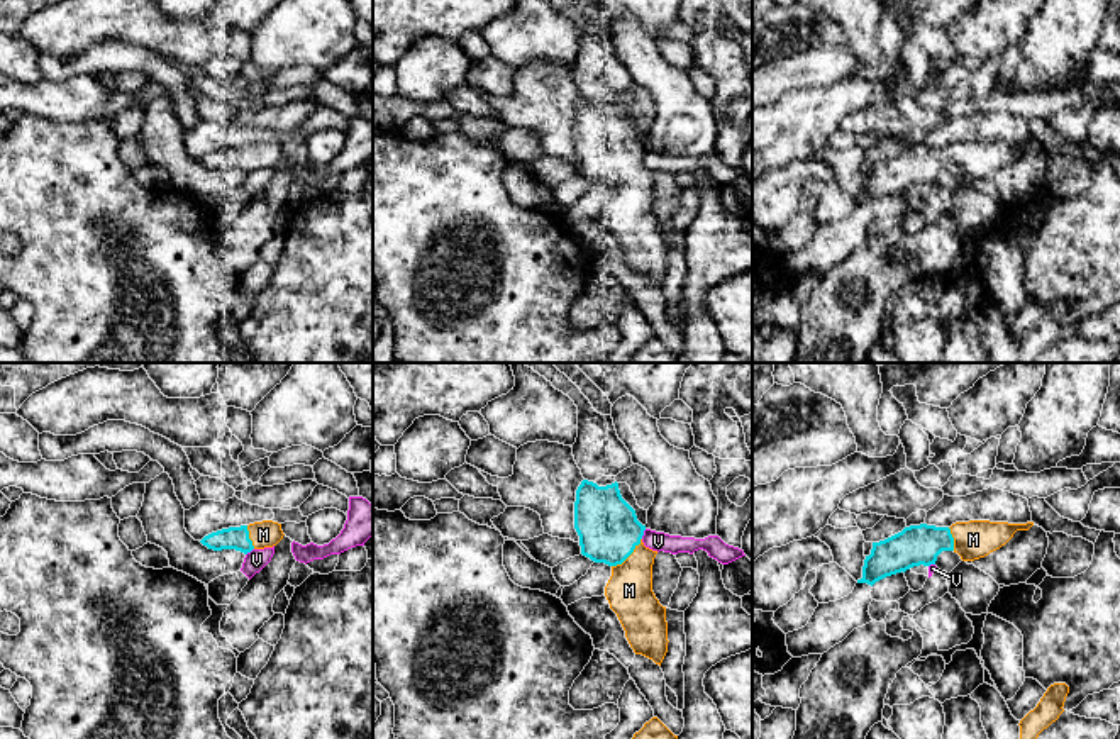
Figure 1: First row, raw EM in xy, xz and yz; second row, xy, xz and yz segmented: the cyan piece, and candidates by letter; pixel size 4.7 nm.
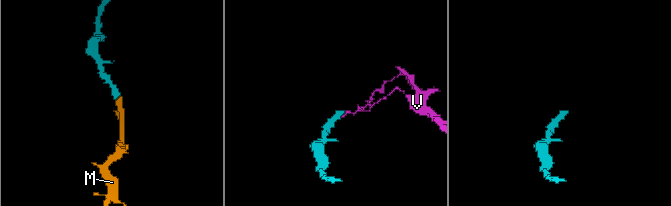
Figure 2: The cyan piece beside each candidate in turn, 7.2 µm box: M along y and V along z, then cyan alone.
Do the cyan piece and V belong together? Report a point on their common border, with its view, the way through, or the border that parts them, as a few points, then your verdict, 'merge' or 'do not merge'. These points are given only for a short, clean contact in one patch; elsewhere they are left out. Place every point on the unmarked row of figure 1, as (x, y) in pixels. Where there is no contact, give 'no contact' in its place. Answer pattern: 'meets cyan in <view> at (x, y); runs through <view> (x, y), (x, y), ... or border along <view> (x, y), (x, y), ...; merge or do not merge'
meets cyan in xz at (643, 155); border along xz (646, 150), (641, 158); do not merge

